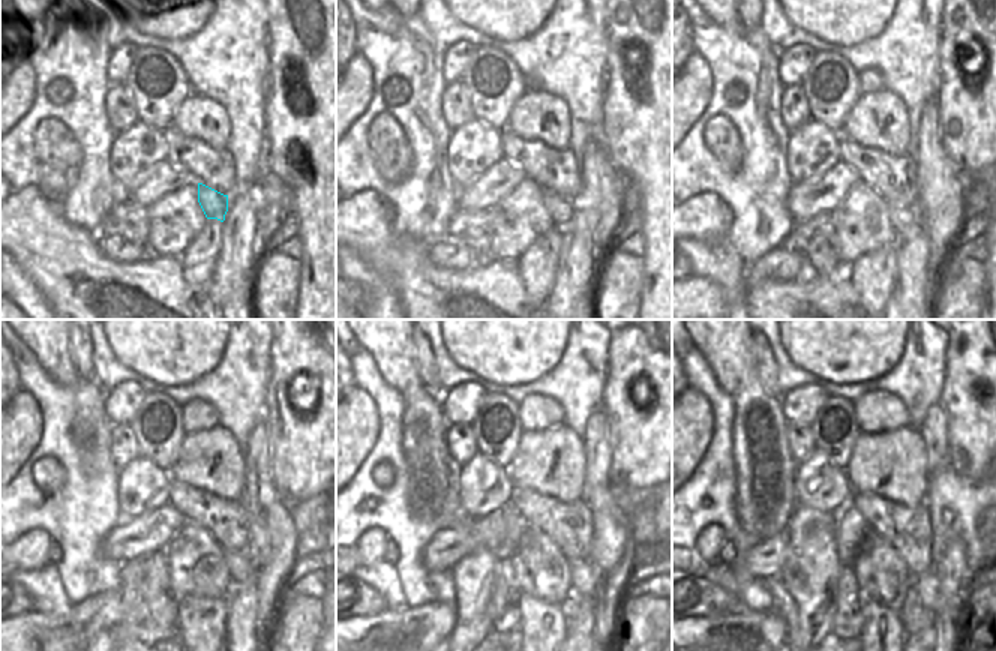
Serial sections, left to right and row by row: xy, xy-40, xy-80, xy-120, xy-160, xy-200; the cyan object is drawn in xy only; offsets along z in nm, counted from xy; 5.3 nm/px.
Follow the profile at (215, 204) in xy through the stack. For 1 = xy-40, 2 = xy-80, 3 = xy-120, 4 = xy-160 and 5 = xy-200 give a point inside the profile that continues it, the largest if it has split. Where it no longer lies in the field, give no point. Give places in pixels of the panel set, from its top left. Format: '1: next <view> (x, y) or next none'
1: next xy-40 (560, 209)
2: next xy-80 (906, 224)
3: next xy-120 (240, 566)
4: next xy-160 (584, 575)
5: next xy-200 (944, 587)

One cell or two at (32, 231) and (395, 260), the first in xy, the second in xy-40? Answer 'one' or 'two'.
one

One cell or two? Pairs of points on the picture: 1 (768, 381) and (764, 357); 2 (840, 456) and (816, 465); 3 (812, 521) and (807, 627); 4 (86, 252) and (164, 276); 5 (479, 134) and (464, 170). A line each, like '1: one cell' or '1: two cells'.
1: one cell
2: two cells
3: one cell
4: one cell
5: one cell

